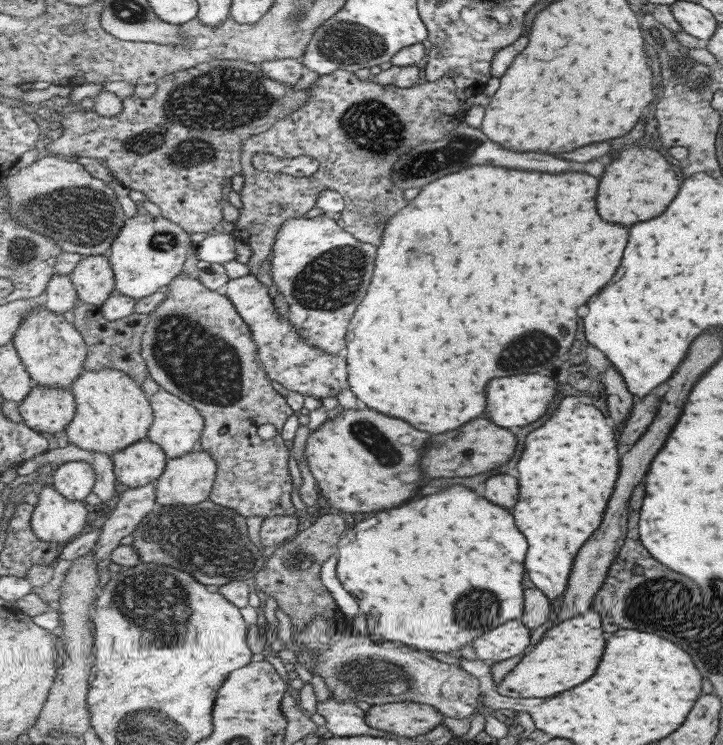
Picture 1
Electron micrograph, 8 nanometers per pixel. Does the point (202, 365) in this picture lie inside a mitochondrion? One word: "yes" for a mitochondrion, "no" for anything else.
yes

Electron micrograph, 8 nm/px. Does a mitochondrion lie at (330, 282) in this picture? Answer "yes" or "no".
yes

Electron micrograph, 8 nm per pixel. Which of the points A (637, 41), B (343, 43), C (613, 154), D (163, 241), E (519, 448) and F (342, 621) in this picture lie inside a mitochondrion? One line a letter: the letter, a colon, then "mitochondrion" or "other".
A: other
B: mitochondrion
C: other
D: mitochondrion
E: other
F: other

